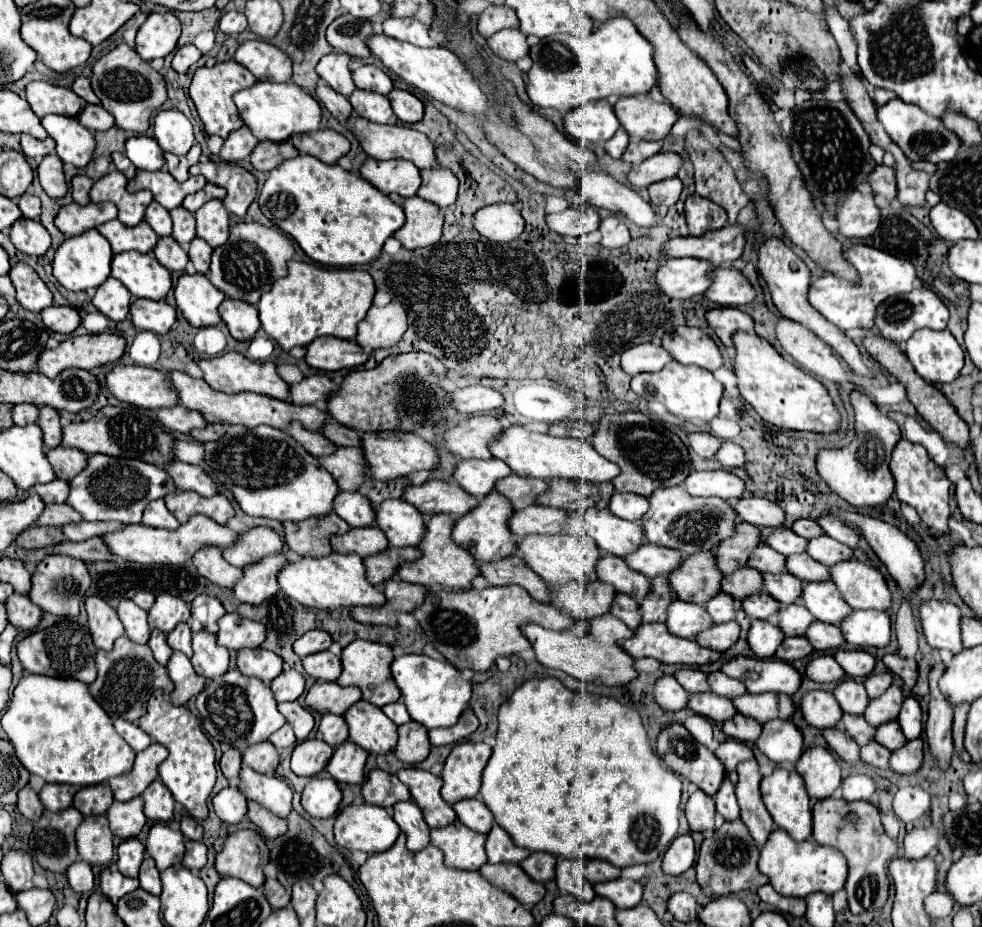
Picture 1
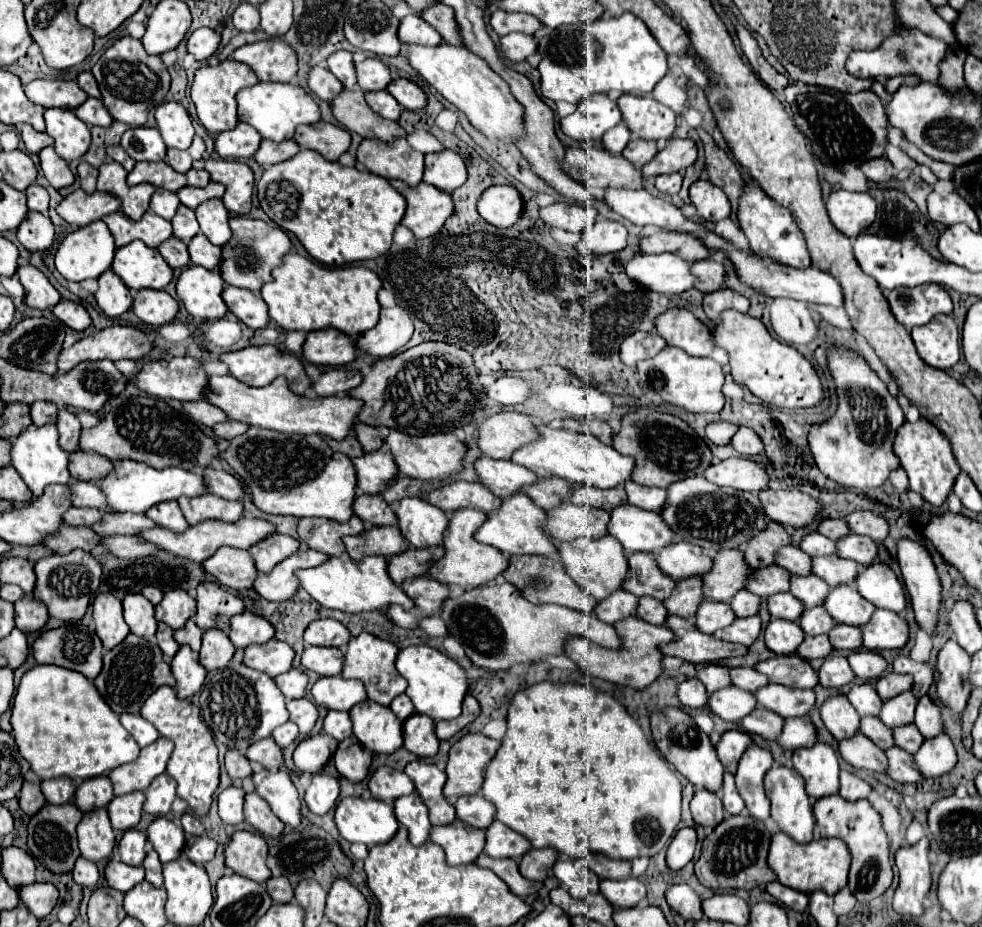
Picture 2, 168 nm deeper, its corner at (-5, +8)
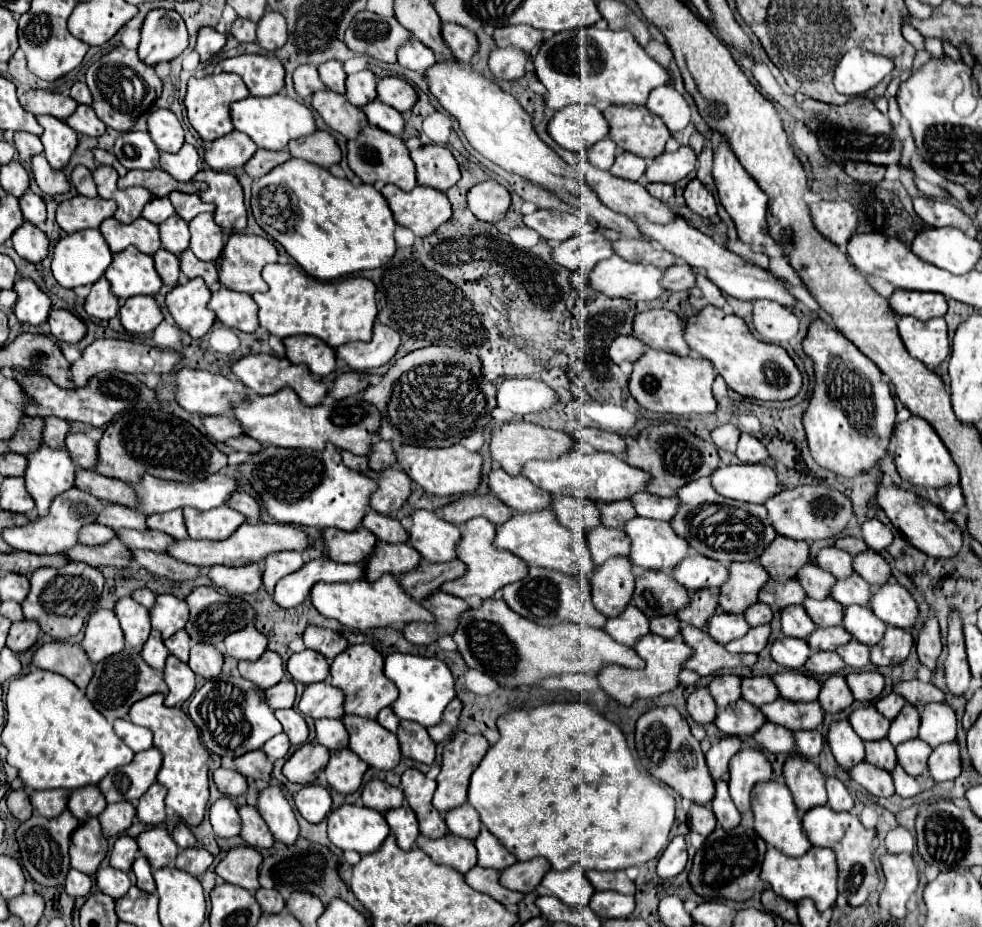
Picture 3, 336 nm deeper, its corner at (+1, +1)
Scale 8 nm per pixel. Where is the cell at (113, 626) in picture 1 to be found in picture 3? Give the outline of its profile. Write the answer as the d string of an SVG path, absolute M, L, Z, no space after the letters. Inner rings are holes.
M108 609L94 611L88 619L86 633L80 645L94 665L110 655L120 653L124 649L124 635L114 611Z

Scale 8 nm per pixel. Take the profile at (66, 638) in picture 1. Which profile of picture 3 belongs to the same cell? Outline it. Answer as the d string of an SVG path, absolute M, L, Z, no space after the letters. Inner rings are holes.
M54 641L54 643L42 645L34 653L32 663L38 669L46 669L46 671L64 675L80 689L86 689L94 673L90 659L84 655L84 649L68 641Z

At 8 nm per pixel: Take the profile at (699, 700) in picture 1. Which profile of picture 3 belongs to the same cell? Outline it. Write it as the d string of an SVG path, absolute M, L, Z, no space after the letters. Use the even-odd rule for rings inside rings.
M738 699L734 703L734 707L726 707L722 711L718 711L714 725L732 737L744 737L744 735L754 735L758 731L758 727L762 727L766 723L764 713L754 707L752 703Z

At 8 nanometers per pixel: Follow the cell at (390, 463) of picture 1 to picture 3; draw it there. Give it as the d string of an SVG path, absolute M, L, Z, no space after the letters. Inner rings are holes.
M402 445L396 449L398 465L406 471L406 475L420 485L424 491L440 497L454 497L454 495L472 495L482 477L482 455L476 451L468 451L464 445L452 445L444 449L426 449L426 447L410 447Z

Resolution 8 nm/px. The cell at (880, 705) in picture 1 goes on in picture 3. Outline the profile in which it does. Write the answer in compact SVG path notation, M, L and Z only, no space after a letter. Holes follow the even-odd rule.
M906 703L904 709L900 711L900 715L890 725L888 741L896 747L896 745L900 745L904 741L916 739L918 737L918 727L920 727L920 713L918 713L916 707Z

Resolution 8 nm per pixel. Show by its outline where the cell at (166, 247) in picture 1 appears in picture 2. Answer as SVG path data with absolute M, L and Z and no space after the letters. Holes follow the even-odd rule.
M176 236L164 240L160 246L158 246L158 252L164 256L164 260L172 266L172 268L184 268L188 266L188 248L182 240L178 240Z

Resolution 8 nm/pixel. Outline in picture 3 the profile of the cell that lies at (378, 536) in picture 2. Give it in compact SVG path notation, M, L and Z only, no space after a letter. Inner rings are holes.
M378 541L370 557L366 559L366 579L376 581L382 575L394 575L400 577L412 569L416 569L422 561L422 555L412 549L406 543L400 545L390 545Z

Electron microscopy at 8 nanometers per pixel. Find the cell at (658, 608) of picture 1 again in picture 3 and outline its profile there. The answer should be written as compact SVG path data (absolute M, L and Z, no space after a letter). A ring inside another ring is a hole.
M700 589L700 591L696 591L692 595L690 607L684 607L684 609L680 609L680 613L676 613L678 619L682 623L690 623L698 629L704 629L708 619L718 609L718 591L720 589Z

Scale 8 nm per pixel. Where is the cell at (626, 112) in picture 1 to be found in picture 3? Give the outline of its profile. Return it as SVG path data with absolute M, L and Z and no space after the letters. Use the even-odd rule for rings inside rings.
M612 105L604 111L604 117L608 119L610 139L622 151L632 151L642 159L654 159L664 153L670 131L664 121L646 107Z

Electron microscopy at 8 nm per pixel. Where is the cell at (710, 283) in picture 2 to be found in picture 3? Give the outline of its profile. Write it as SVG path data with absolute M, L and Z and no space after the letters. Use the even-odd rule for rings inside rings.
M676 263L664 269L660 283L666 291L688 291L696 285L696 277L692 267L688 267L686 263Z

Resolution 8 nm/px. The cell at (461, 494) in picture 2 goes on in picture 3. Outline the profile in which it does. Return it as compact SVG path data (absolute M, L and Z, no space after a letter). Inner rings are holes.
M464 495L442 507L442 517L454 525L462 525L474 517L486 517L494 525L500 525L512 517L512 509L494 495Z

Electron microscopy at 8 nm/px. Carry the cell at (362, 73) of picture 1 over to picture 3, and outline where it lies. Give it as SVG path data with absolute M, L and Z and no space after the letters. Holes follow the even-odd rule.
M364 69L360 73L346 77L346 99L356 105L364 107L372 99L376 99L376 77L372 71Z

